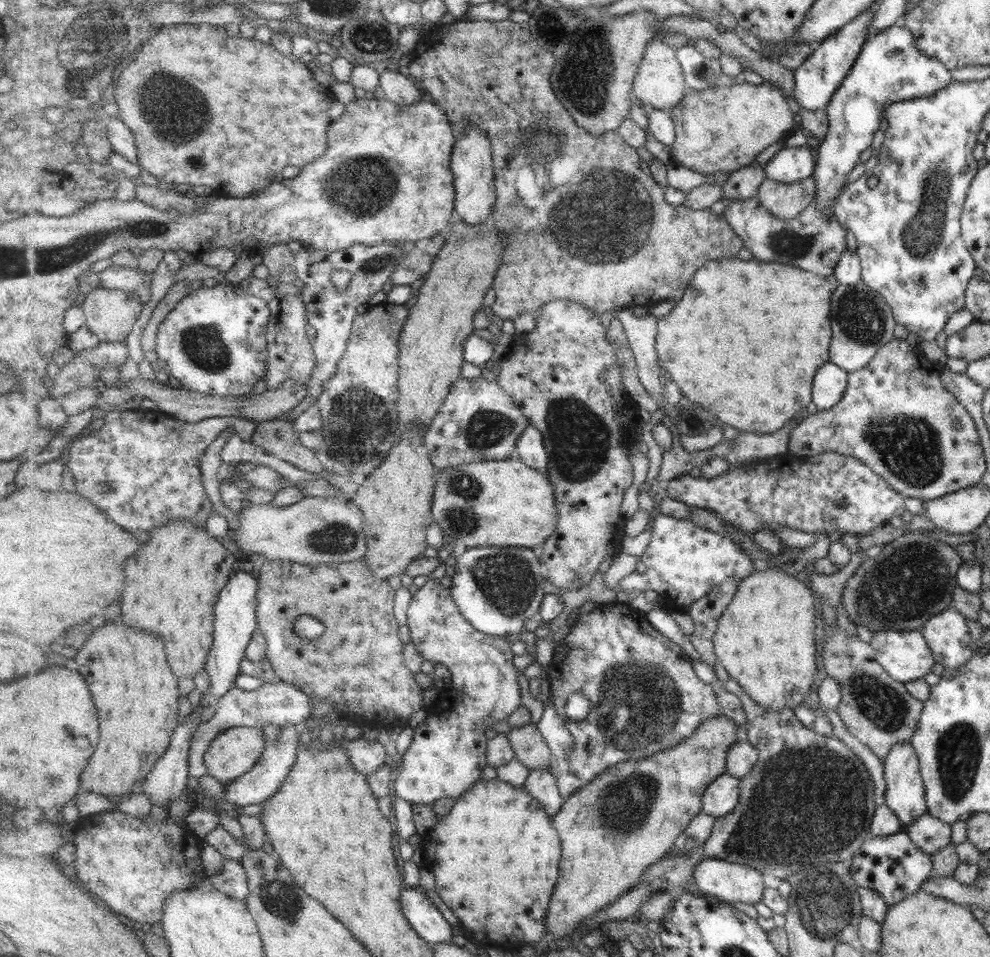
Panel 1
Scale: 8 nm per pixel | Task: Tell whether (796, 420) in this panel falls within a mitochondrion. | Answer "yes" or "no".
no

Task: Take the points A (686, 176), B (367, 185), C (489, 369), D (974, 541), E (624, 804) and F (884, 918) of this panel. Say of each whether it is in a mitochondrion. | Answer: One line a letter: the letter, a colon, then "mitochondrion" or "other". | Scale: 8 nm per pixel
A: other
B: mitochondrion
C: other
D: other
E: mitochondrion
F: other

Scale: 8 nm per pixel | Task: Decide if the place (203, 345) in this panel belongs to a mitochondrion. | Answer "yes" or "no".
yes

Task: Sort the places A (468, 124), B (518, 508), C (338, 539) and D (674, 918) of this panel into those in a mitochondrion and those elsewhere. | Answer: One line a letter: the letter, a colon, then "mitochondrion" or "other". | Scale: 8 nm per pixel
A: other
B: other
C: mitochondrion
D: other

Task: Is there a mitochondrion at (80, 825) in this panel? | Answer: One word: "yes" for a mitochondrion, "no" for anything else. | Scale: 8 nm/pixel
no

